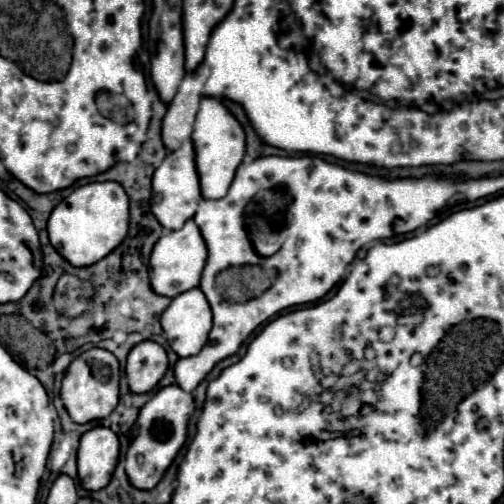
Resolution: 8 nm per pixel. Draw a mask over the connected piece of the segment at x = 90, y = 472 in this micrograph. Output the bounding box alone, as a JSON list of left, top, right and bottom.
[78,427,120,491]

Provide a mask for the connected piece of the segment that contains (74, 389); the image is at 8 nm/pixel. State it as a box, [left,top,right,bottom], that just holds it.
[60,347,120,423]

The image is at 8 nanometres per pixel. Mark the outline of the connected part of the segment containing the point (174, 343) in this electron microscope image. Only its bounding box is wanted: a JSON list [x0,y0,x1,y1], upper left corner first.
[160,289,212,357]

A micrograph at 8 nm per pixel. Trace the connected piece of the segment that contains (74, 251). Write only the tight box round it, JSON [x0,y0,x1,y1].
[48,181,128,267]

